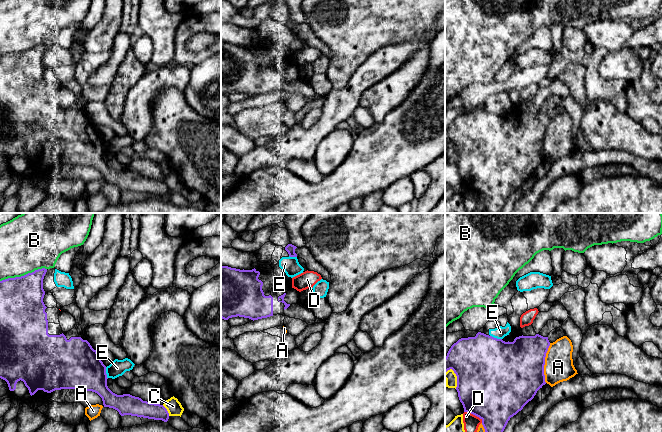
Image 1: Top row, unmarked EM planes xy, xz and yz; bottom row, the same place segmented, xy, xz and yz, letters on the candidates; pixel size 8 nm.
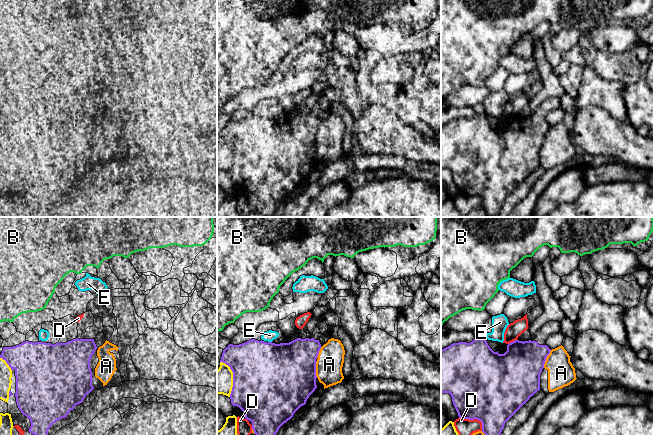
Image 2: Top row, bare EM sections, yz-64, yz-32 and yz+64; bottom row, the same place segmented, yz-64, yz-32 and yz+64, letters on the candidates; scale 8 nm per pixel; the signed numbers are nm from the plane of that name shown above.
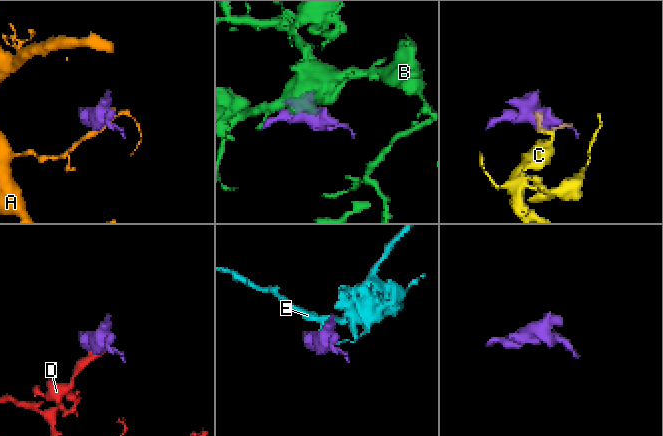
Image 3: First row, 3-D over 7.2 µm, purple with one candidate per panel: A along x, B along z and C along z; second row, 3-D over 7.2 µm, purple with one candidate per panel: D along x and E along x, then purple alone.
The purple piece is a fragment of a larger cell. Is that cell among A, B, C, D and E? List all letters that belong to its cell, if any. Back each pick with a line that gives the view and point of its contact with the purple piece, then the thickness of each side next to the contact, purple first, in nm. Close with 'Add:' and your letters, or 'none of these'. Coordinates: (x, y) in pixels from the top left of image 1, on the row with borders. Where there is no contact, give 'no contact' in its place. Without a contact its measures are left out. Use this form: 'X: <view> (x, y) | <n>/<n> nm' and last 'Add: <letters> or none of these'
Add: none of these

